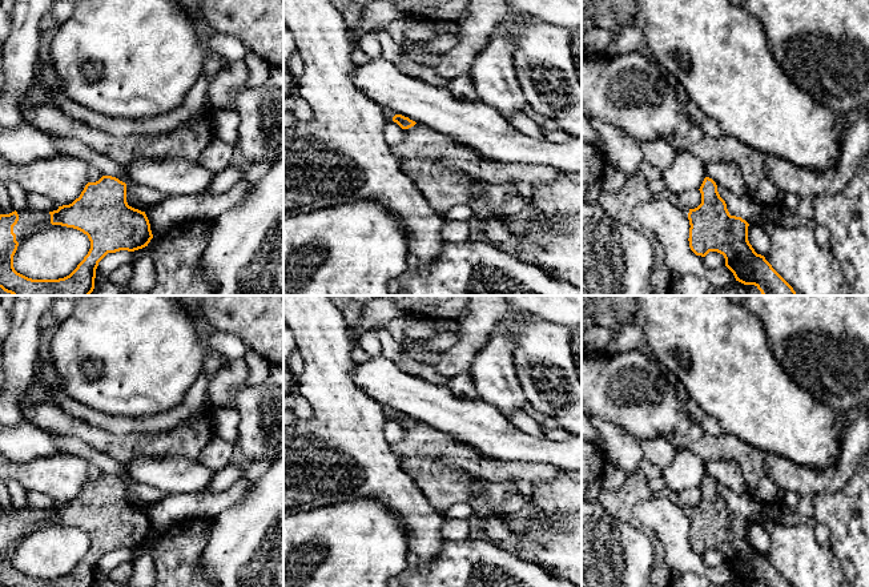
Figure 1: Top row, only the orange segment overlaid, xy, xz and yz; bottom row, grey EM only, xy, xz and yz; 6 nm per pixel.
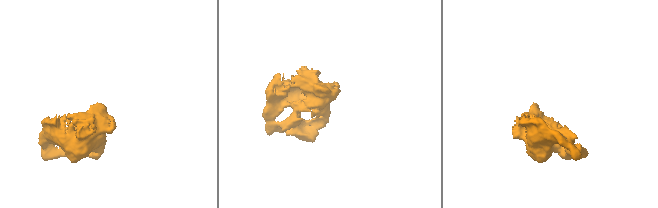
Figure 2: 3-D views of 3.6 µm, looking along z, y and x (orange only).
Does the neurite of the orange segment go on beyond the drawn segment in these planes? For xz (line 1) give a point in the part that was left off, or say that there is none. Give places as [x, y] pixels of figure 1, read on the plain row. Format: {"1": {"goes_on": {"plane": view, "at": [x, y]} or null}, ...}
{"1": {"goes_on": null}}

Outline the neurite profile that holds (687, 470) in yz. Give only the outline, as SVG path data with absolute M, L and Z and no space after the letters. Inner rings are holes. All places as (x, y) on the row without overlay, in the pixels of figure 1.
M677 449L671 465L661 471L667 492L671 495L676 495L687 489L700 487L705 475L705 462L687 449Z

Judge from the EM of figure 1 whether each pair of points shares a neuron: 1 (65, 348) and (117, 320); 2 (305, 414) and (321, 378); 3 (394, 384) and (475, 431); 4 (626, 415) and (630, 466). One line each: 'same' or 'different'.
1: same
2: different
3: same
4: different

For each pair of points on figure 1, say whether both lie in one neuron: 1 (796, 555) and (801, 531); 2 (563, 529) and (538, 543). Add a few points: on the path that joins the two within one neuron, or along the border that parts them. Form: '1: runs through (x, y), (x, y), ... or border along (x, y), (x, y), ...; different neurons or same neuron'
1: runs through (796, 550), (801, 537); same neuron
2: runs through (556, 535), (548, 543), (544, 543); same neuron

